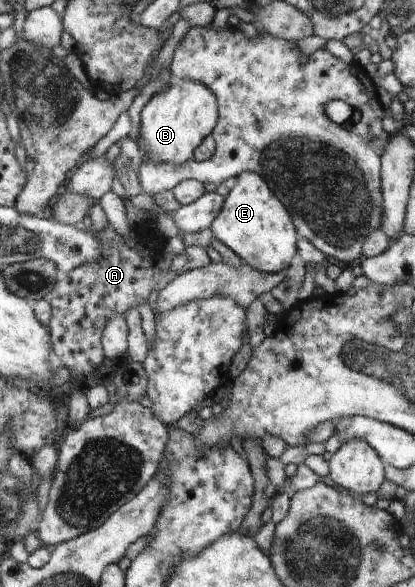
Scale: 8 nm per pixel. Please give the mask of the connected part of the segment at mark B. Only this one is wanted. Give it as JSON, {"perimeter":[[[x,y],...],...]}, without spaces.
{"perimeter":[[[171,79],[169,86],[153,95],[140,114],[141,128],[136,142],[144,158],[173,165],[192,159],[197,146],[206,137],[214,136],[220,122],[218,98],[213,90],[192,79]]]}

